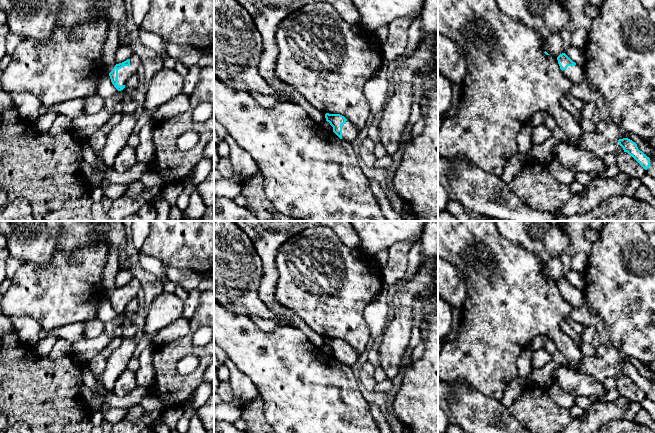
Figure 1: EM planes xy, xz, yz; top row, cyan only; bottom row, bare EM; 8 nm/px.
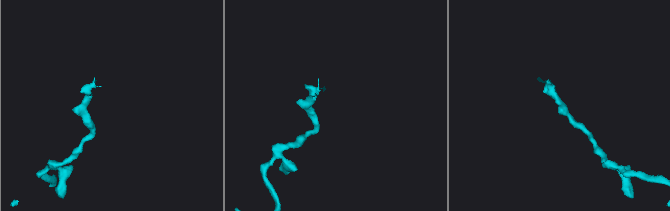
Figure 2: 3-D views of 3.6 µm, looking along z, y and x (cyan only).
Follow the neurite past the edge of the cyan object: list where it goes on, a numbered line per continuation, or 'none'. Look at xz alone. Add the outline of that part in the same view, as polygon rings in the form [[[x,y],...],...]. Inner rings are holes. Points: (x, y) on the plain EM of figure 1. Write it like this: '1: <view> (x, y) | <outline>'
1: xz (349, 356) | [[[347,344],[346,347],[342,349],[342,364],[352,366],[357,362],[358,356],[356,351]]]

